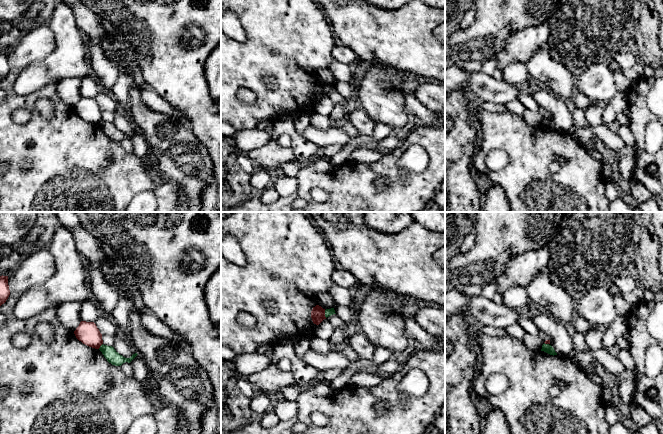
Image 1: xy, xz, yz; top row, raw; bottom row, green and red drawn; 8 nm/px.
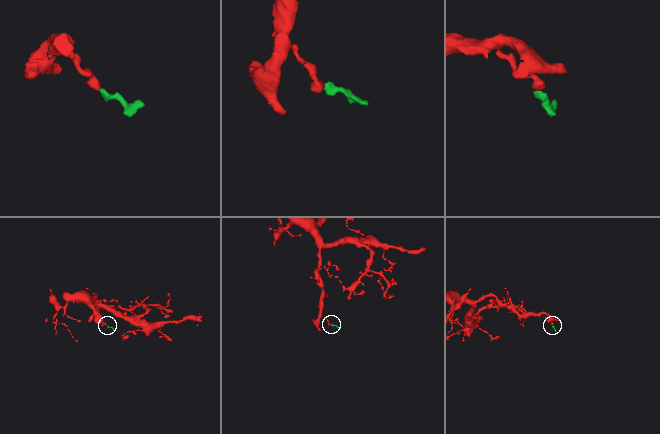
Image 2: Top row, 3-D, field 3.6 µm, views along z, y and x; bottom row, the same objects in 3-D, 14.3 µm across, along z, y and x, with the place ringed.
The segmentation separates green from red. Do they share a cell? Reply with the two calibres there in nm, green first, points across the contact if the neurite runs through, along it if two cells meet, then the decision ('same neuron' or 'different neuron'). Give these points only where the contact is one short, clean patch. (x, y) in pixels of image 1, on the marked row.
60/110 nm | along xz (324, 310), (326, 317) | different neuron

